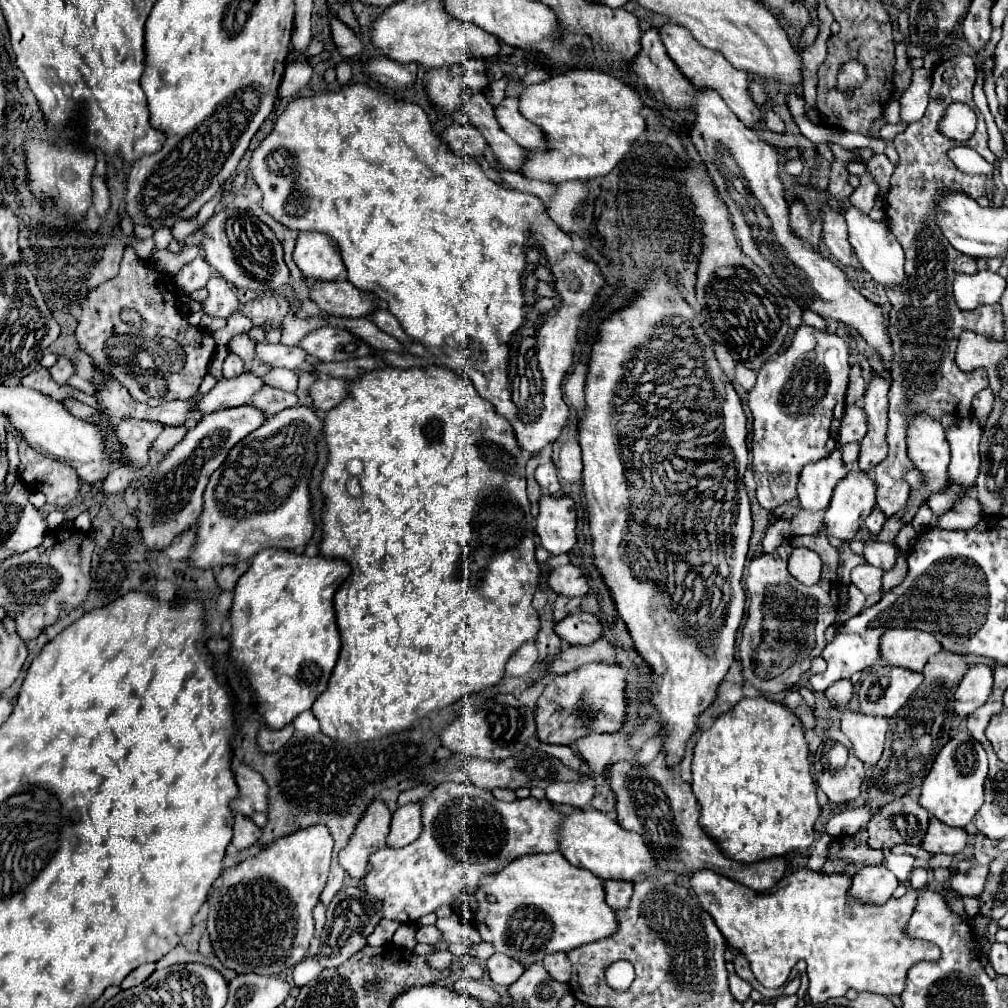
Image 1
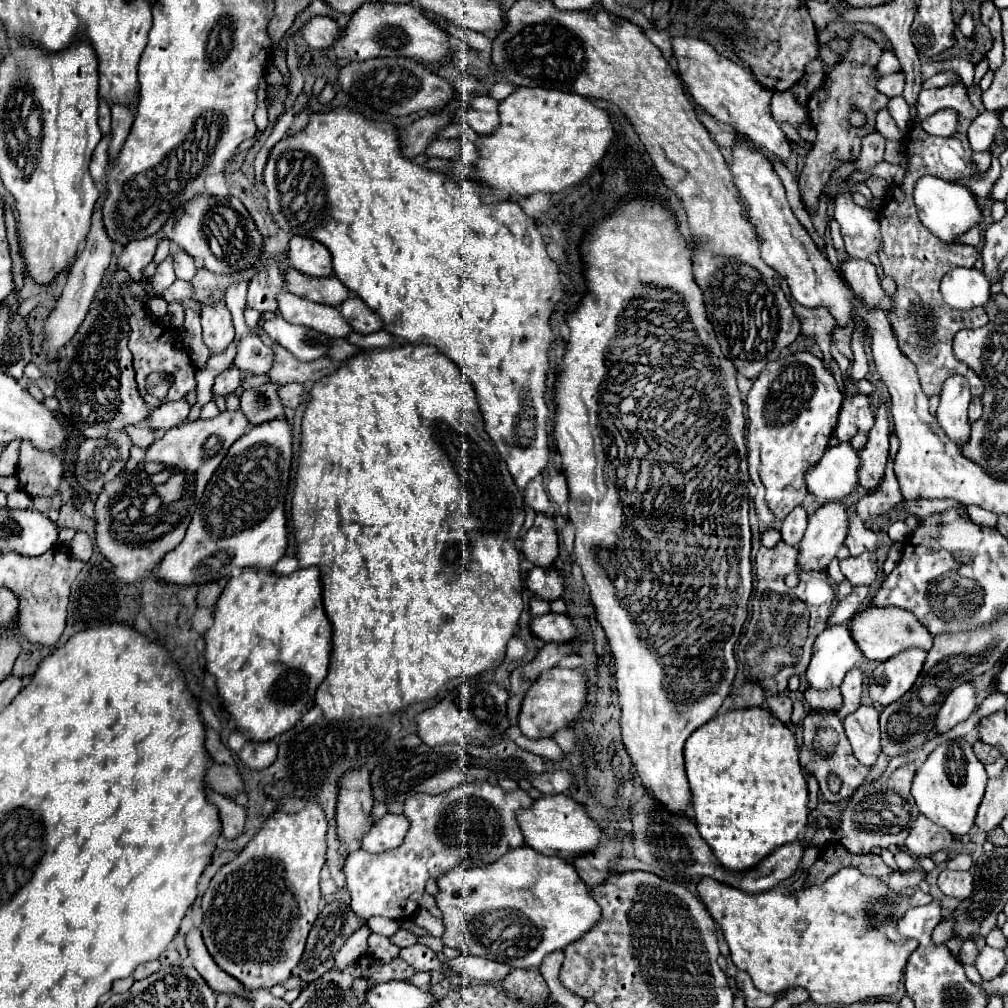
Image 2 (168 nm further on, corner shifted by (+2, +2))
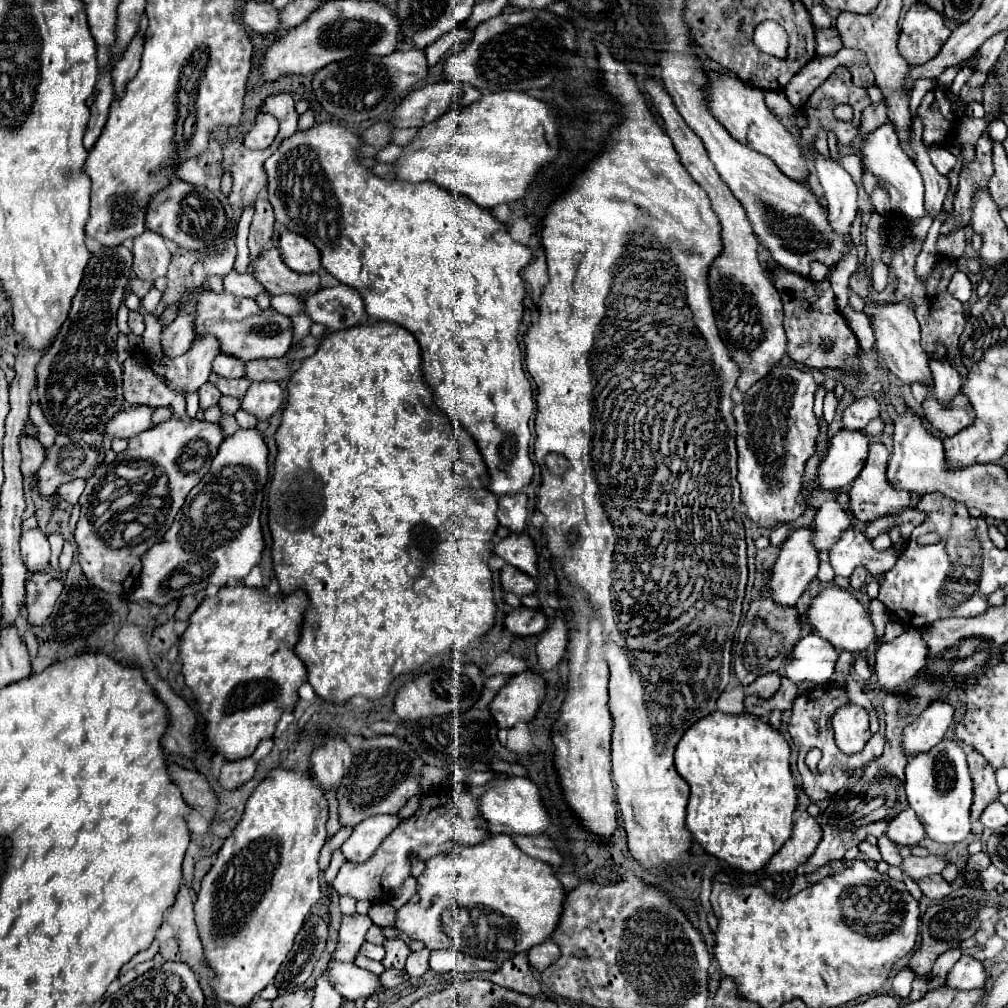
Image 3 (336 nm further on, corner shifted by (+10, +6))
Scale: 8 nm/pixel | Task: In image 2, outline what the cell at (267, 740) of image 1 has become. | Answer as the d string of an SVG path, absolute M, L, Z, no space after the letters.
M268 741L268 743L246 743L242 747L242 751L238 753L240 761L252 769L252 771L260 771L264 767L270 767L276 759L276 745L274 741Z

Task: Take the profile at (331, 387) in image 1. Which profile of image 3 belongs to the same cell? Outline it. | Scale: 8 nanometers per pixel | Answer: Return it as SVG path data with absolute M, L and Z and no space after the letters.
M276 381L252 383L246 397L242 399L242 409L256 415L258 419L268 419L282 405L282 389Z

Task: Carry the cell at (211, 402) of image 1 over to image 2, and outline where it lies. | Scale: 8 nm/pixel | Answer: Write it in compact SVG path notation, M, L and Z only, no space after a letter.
M184 399L174 403L162 403L160 407L152 409L152 413L148 415L148 427L158 433L164 433L166 429L180 425L188 413L190 413L190 405Z

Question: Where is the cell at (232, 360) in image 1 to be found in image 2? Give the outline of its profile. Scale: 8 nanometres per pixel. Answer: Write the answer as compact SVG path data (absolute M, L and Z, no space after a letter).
M236 367L226 369L226 371L222 371L222 373L216 377L212 393L226 397L226 395L230 395L230 393L236 391L236 387L240 385L240 379L242 379L242 373L236 371Z

